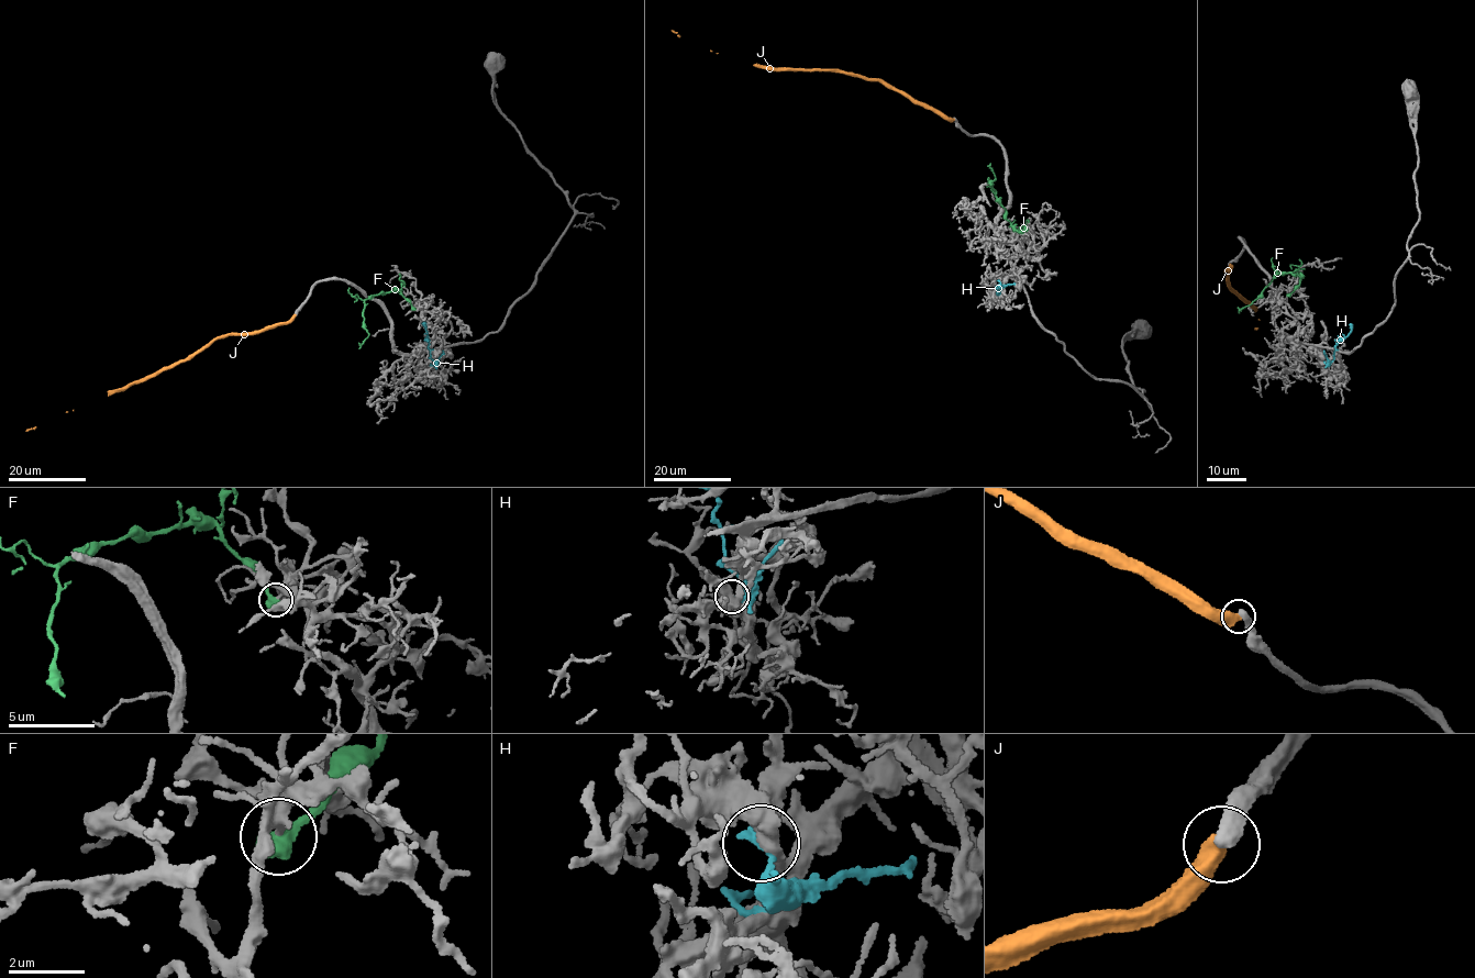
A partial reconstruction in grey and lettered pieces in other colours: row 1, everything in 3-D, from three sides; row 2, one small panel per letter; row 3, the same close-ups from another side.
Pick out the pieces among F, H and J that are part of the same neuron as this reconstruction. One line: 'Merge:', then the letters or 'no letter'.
Merge: no letter

